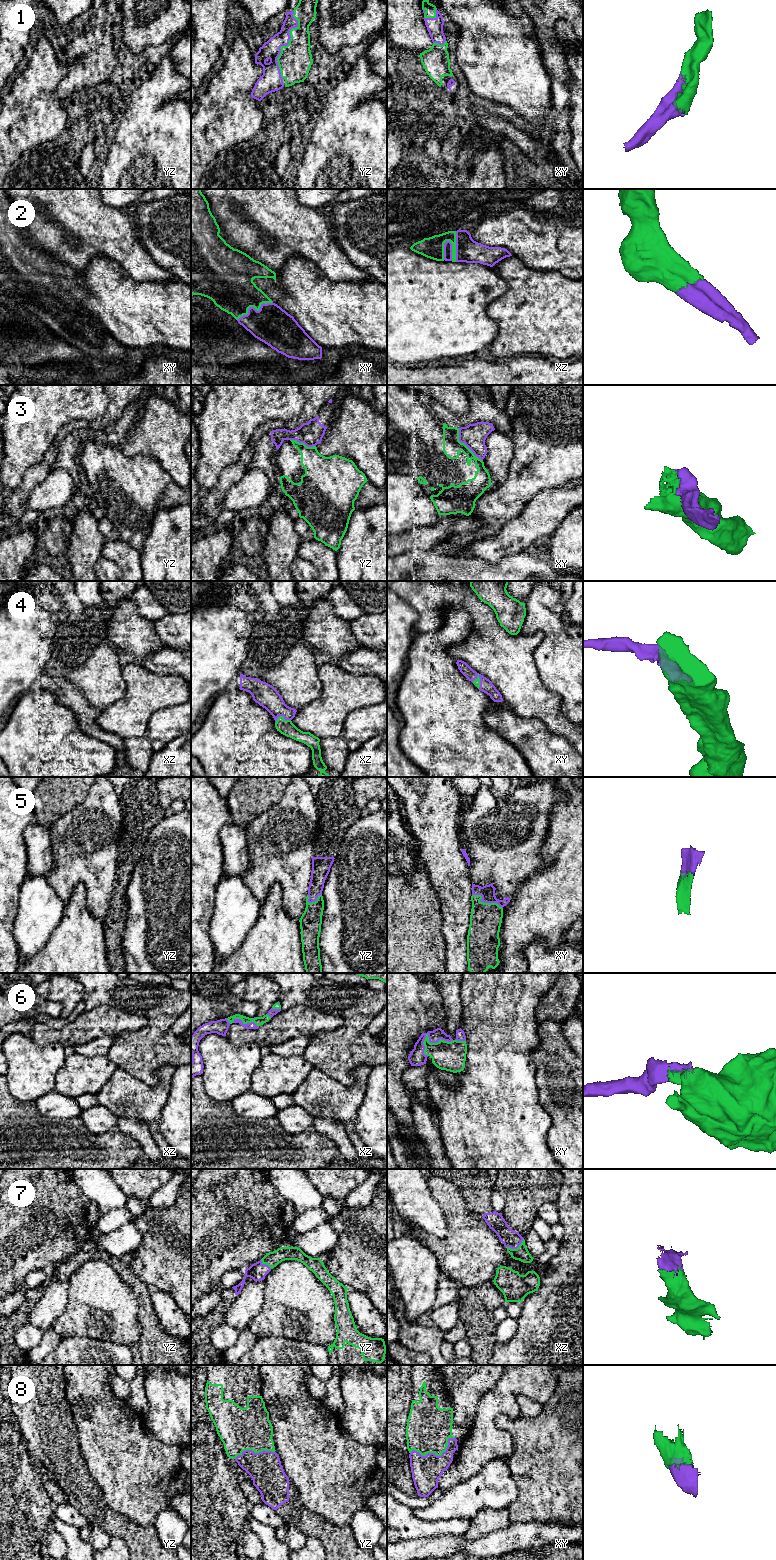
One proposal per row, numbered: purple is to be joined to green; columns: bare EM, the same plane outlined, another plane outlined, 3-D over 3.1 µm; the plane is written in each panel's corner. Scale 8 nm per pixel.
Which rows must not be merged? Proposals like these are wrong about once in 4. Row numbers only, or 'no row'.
3

